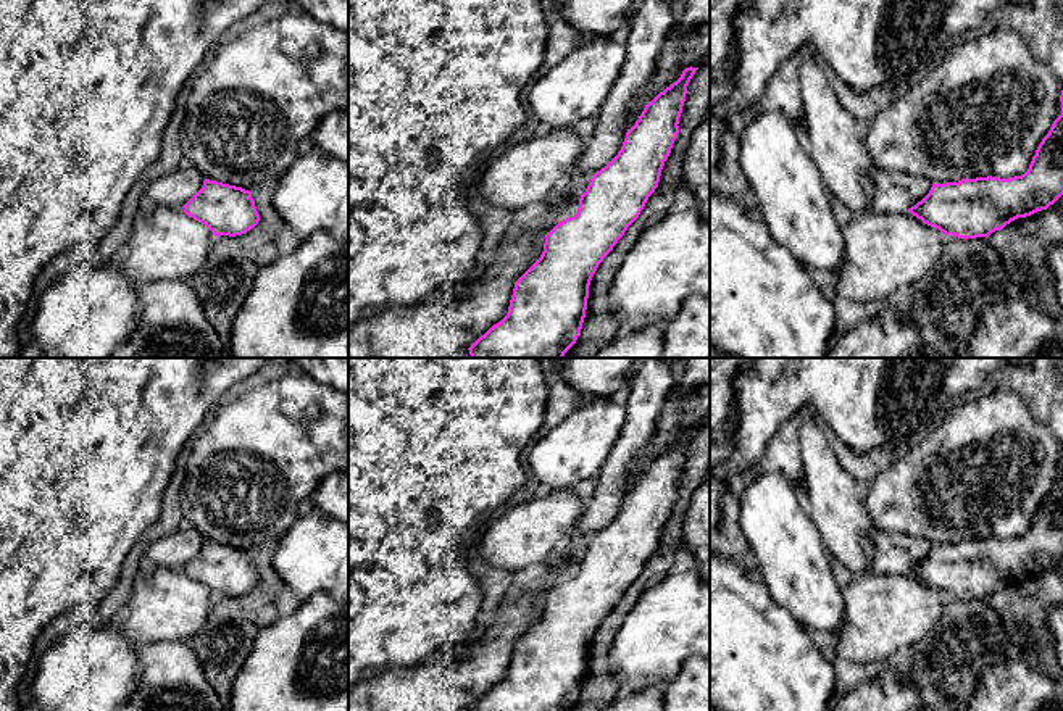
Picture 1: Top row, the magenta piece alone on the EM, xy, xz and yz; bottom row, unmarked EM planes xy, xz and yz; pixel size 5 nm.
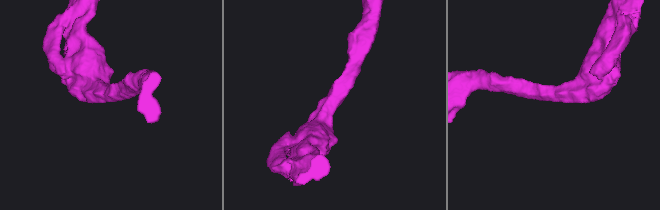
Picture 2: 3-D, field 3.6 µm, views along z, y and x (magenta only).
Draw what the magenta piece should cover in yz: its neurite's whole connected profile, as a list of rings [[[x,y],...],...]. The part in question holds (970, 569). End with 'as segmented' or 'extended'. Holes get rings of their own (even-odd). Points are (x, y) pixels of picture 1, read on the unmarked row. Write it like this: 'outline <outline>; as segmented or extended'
outline [[[1063,451],[1060,456],[1061,476],[1053,482],[1048,495],[1039,505],[1029,530],[1010,540],[1000,538],[976,538],[961,540],[958,543],[932,545],[929,555],[908,571],[913,577],[924,585],[939,590],[945,597],[958,600],[989,598],[992,593],[1003,590],[1007,585],[1018,579],[1031,577],[1037,572],[1047,571],[1063,556]]]; as segmented

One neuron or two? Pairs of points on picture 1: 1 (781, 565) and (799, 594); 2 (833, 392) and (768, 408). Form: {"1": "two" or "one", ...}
{"1": "one", "2": "one"}

